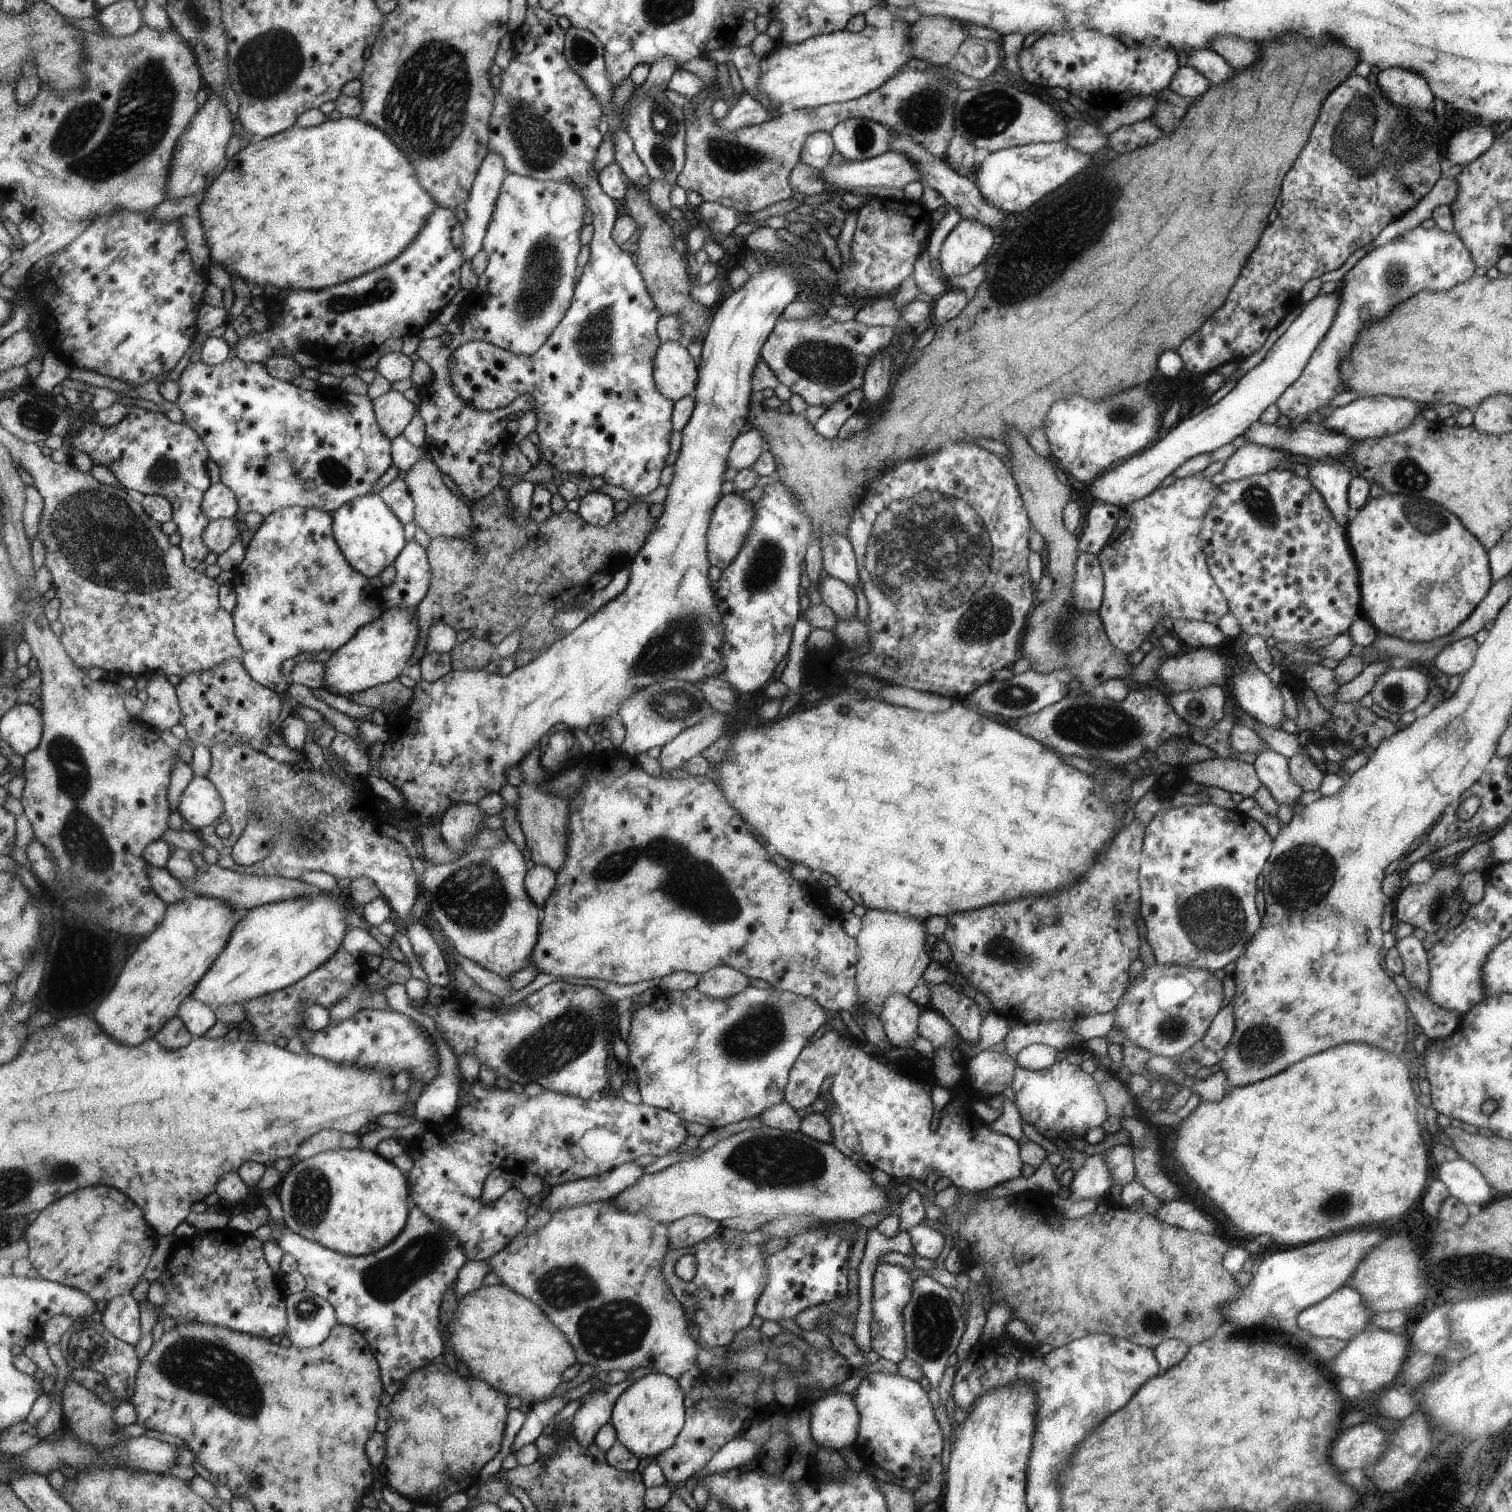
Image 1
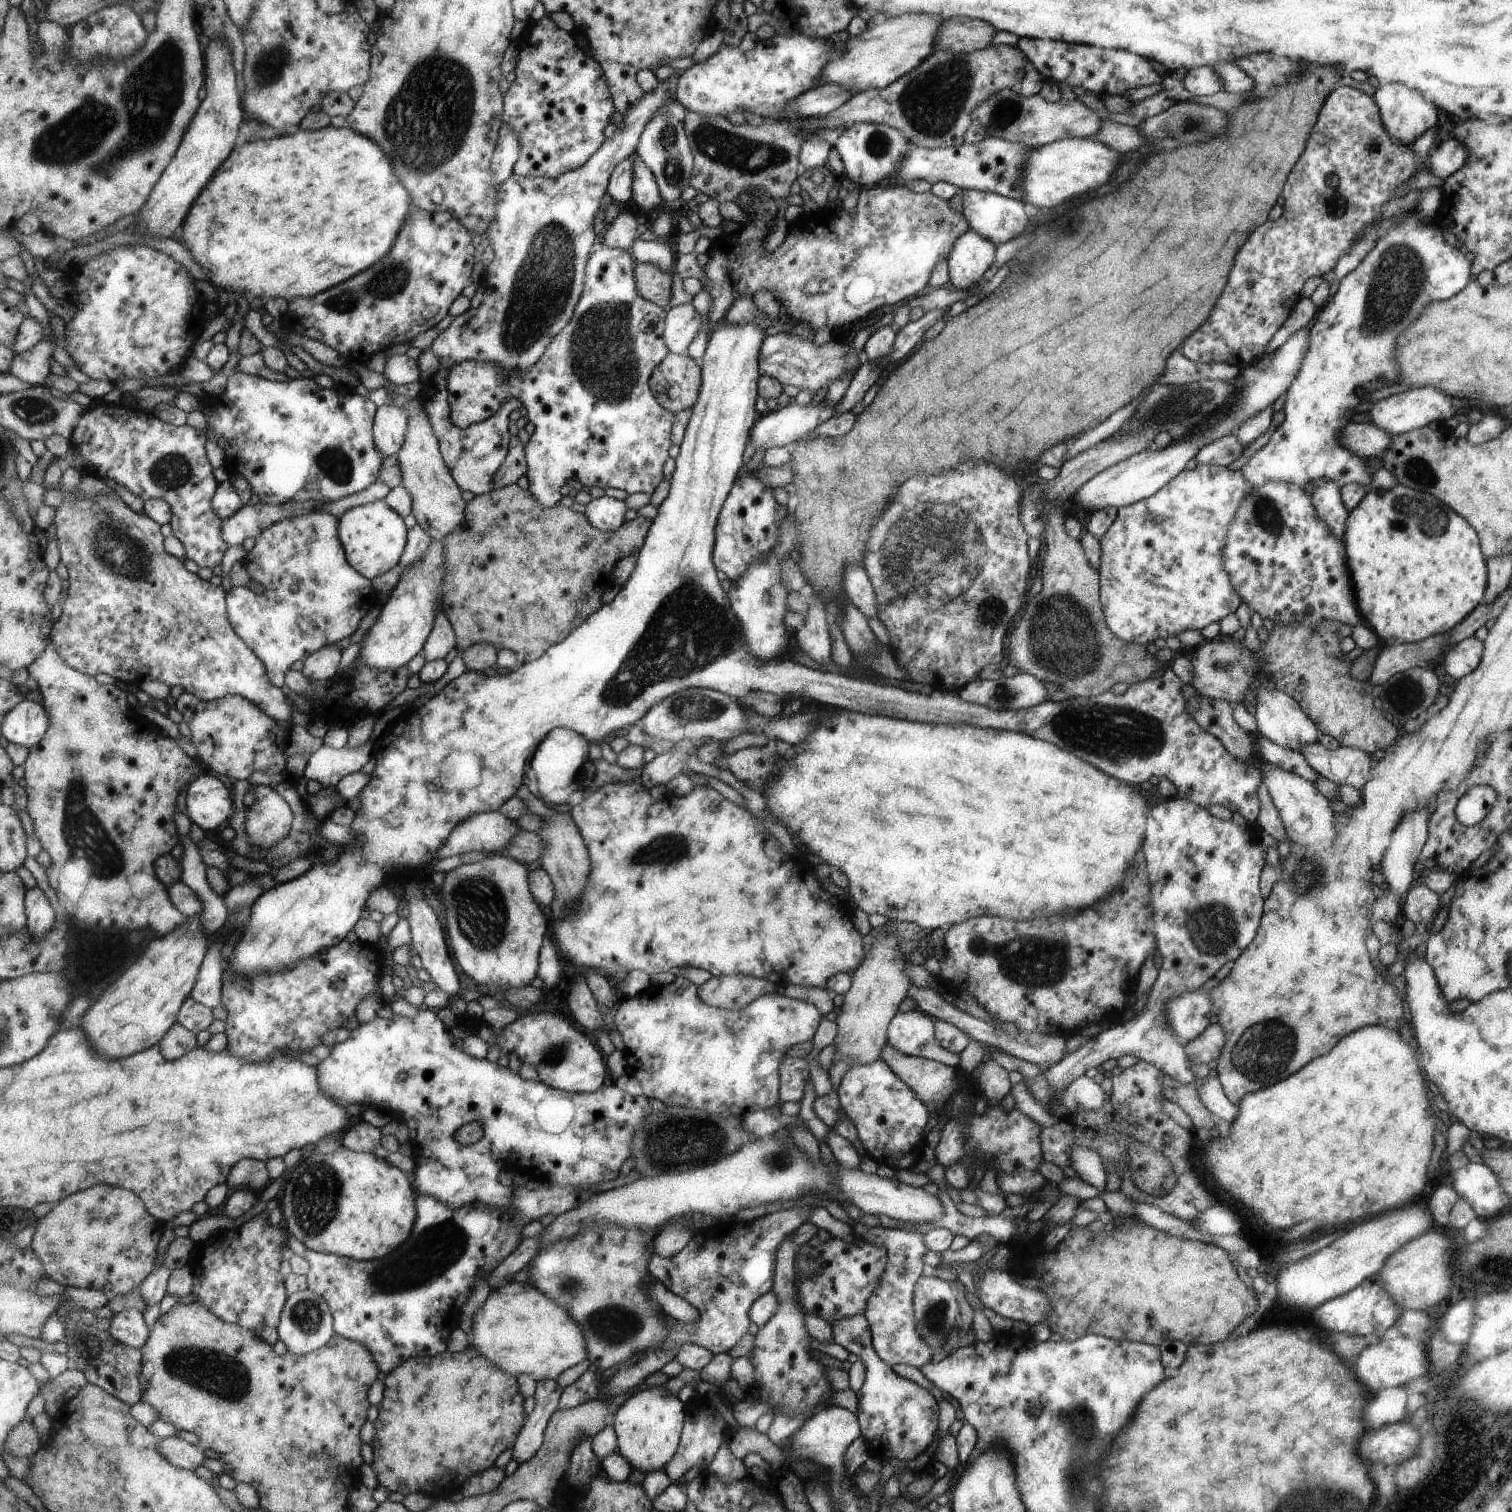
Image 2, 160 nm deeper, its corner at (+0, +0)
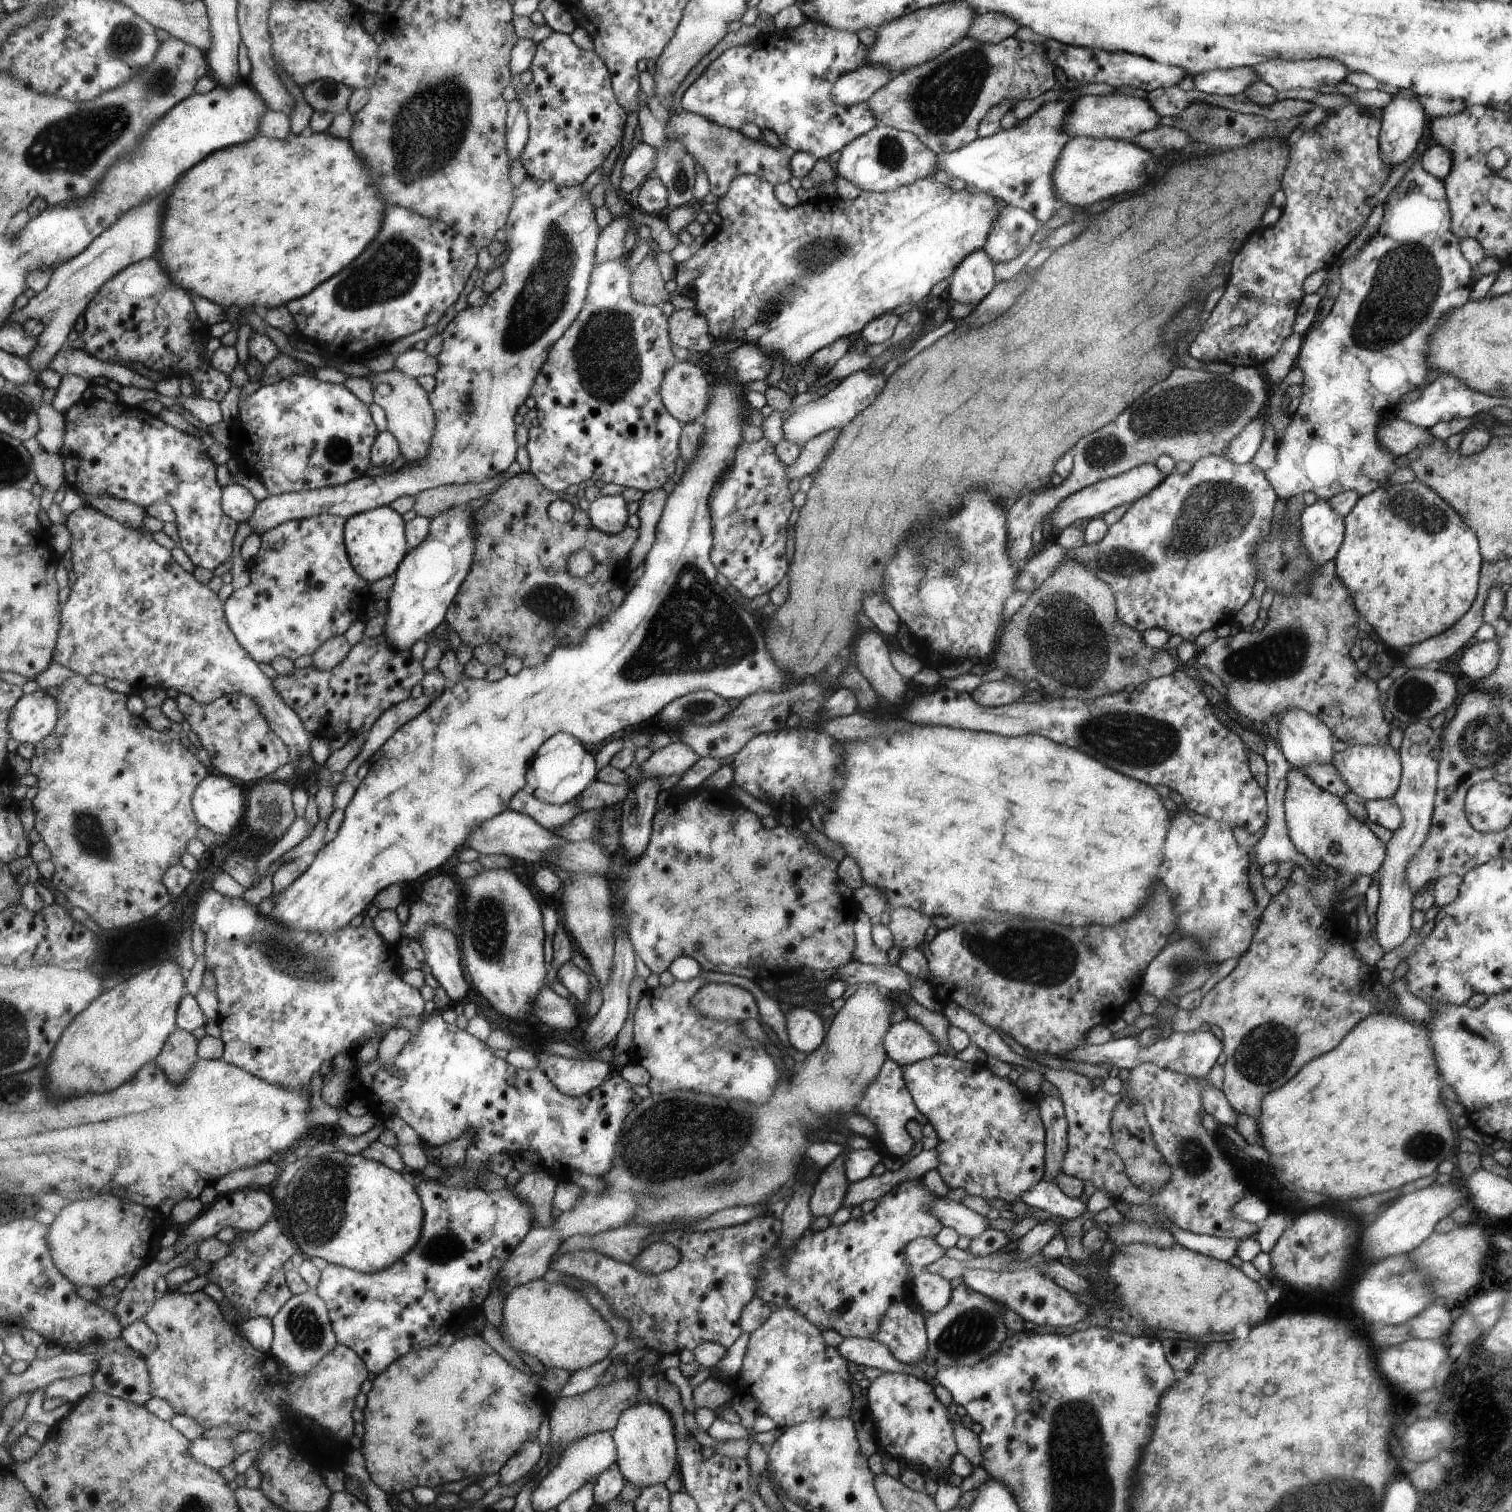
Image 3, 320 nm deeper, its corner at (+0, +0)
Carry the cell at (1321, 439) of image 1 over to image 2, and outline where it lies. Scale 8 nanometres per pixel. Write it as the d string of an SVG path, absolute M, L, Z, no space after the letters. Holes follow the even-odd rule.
M1349 423L1340 433L1340 442L1353 455L1367 458L1380 457L1392 443L1392 434L1374 427L1373 423Z

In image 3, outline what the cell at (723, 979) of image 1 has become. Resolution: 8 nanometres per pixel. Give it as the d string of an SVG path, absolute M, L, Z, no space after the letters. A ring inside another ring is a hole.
M708 982L696 991L691 1003L702 1015L712 1019L722 1021L729 1019L738 1022L745 1019L755 1019L761 1022L757 1014L757 1004L751 993L730 983Z

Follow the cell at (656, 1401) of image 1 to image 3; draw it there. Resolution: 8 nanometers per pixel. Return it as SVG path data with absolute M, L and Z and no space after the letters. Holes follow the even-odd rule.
M641 1401L634 1407L627 1409L621 1415L618 1425L614 1429L614 1437L620 1452L619 1468L621 1468L626 1480L640 1490L661 1483L667 1484L674 1474L679 1473L680 1458L678 1457L676 1430L671 1413L662 1405Z

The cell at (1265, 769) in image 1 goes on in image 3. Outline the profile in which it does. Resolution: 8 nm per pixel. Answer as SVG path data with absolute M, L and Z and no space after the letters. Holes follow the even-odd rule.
M1293 766L1286 774L1284 810L1289 840L1295 850L1311 862L1325 864L1336 872L1349 875L1371 876L1378 871L1384 859L1386 844L1356 819L1338 796L1319 788L1301 769Z

